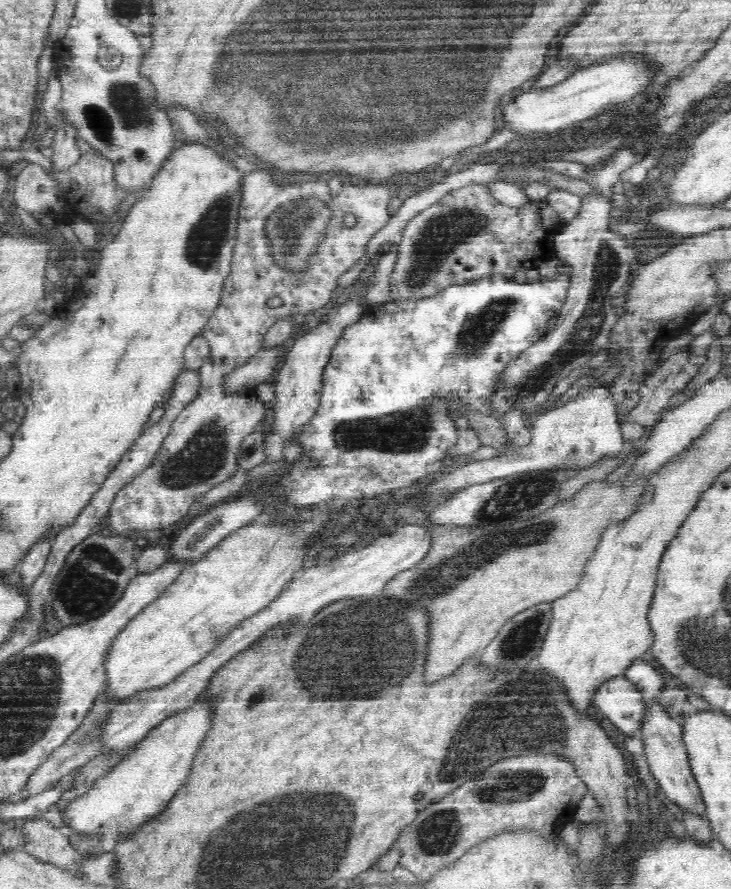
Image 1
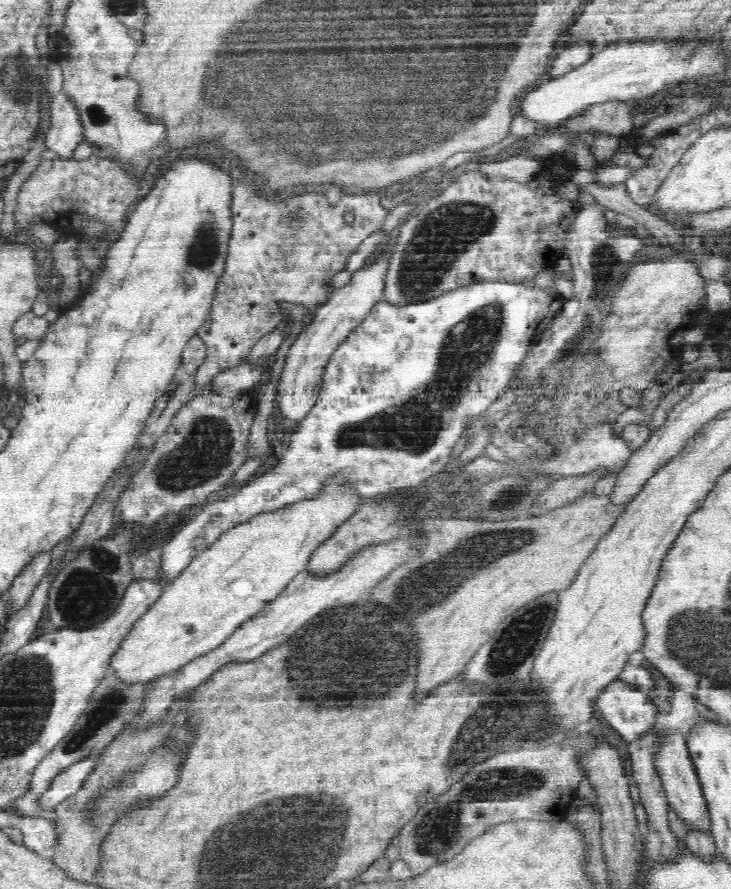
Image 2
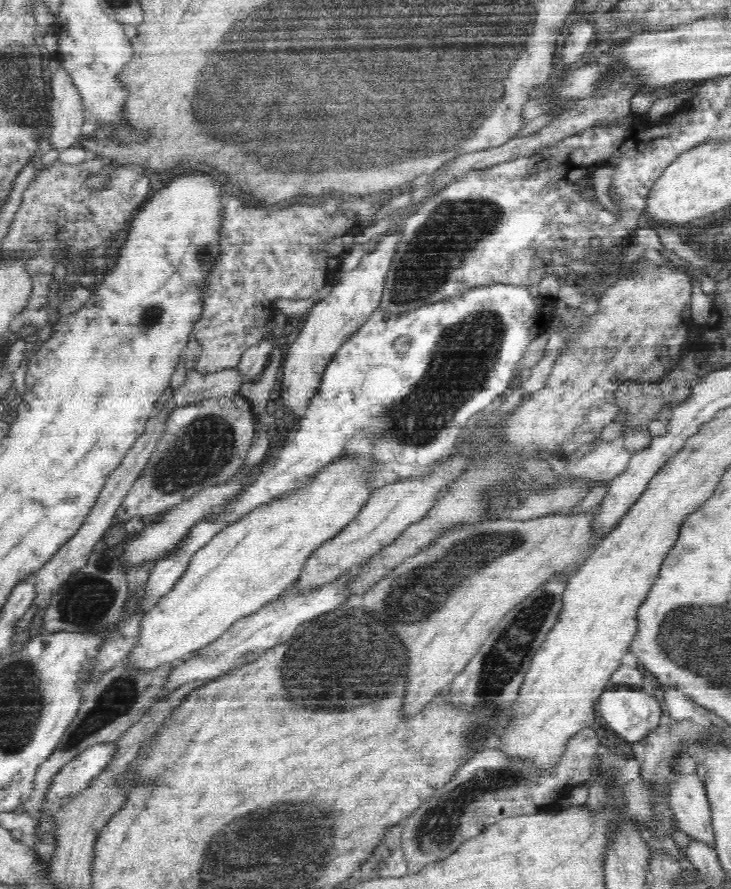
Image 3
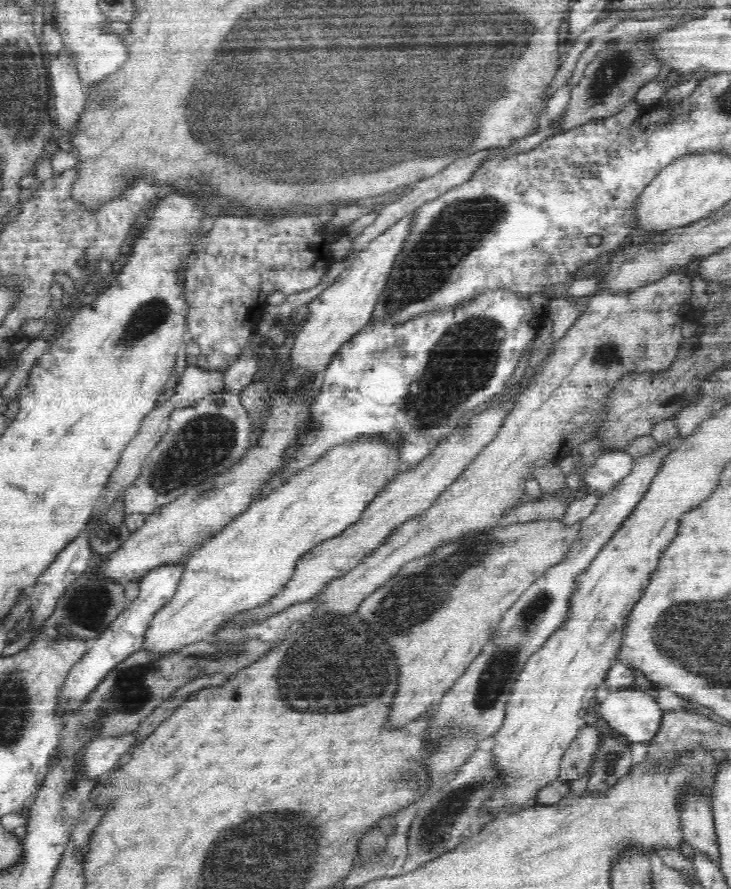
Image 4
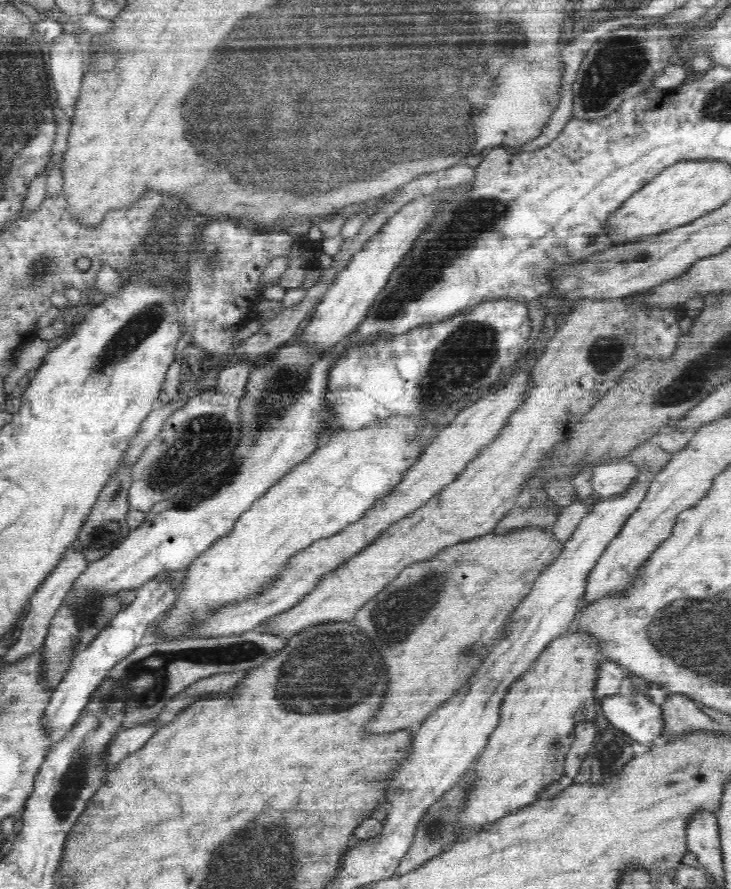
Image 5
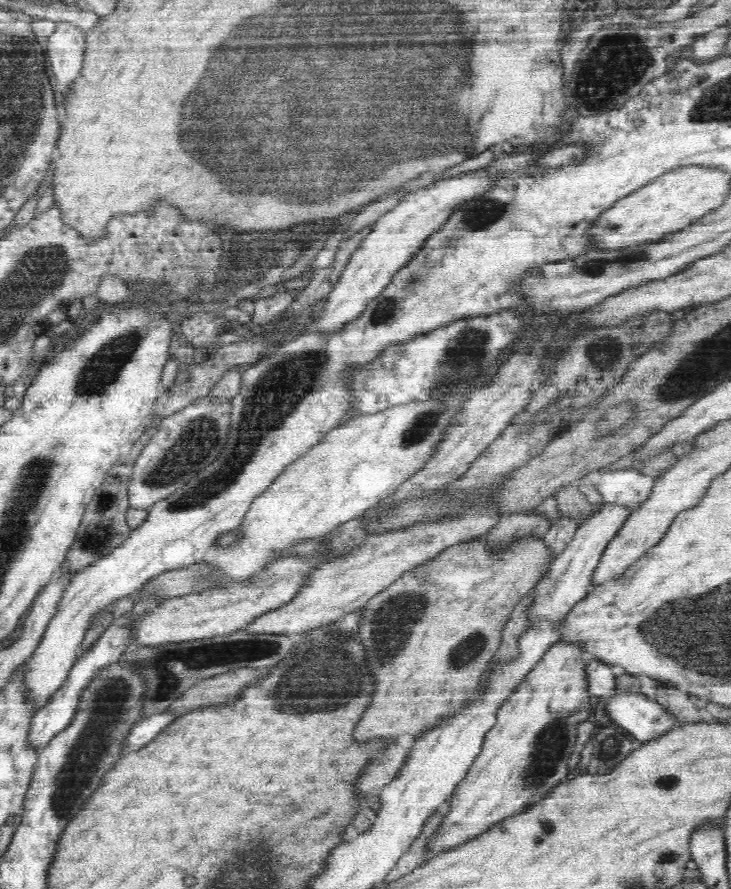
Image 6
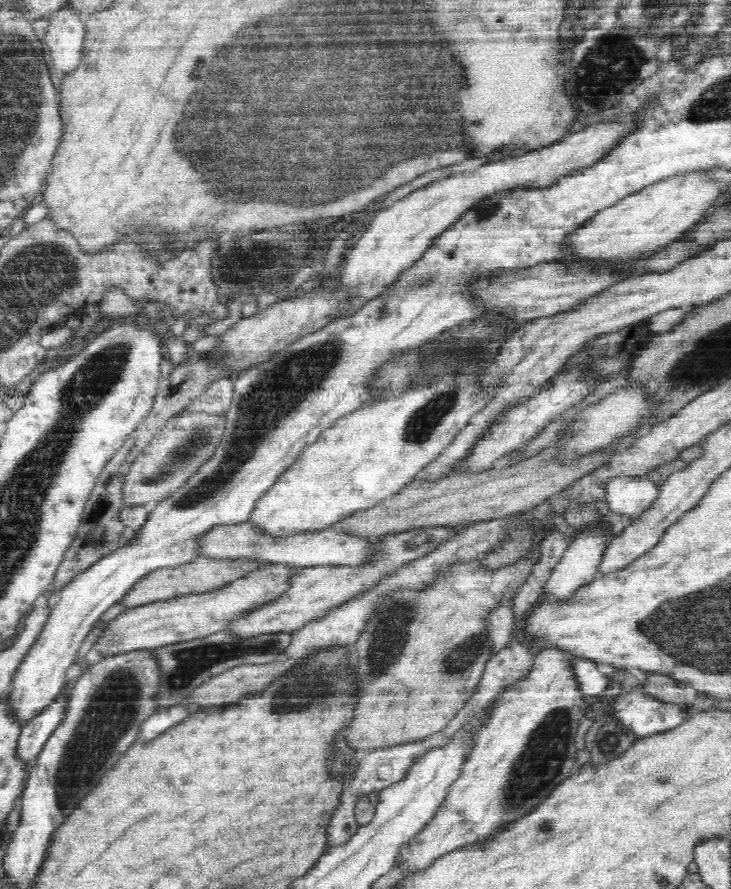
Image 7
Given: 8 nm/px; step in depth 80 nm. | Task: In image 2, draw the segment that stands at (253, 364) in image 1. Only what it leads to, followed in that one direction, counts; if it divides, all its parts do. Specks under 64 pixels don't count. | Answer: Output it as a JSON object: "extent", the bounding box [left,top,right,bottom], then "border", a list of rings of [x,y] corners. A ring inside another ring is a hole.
{"extent":[208,364,264,398],"border":[[[246,364],[235,366],[212,376],[208,382],[208,389],[216,395],[237,398],[246,388],[259,384],[264,372],[263,368],[250,369],[250,365]]]}

